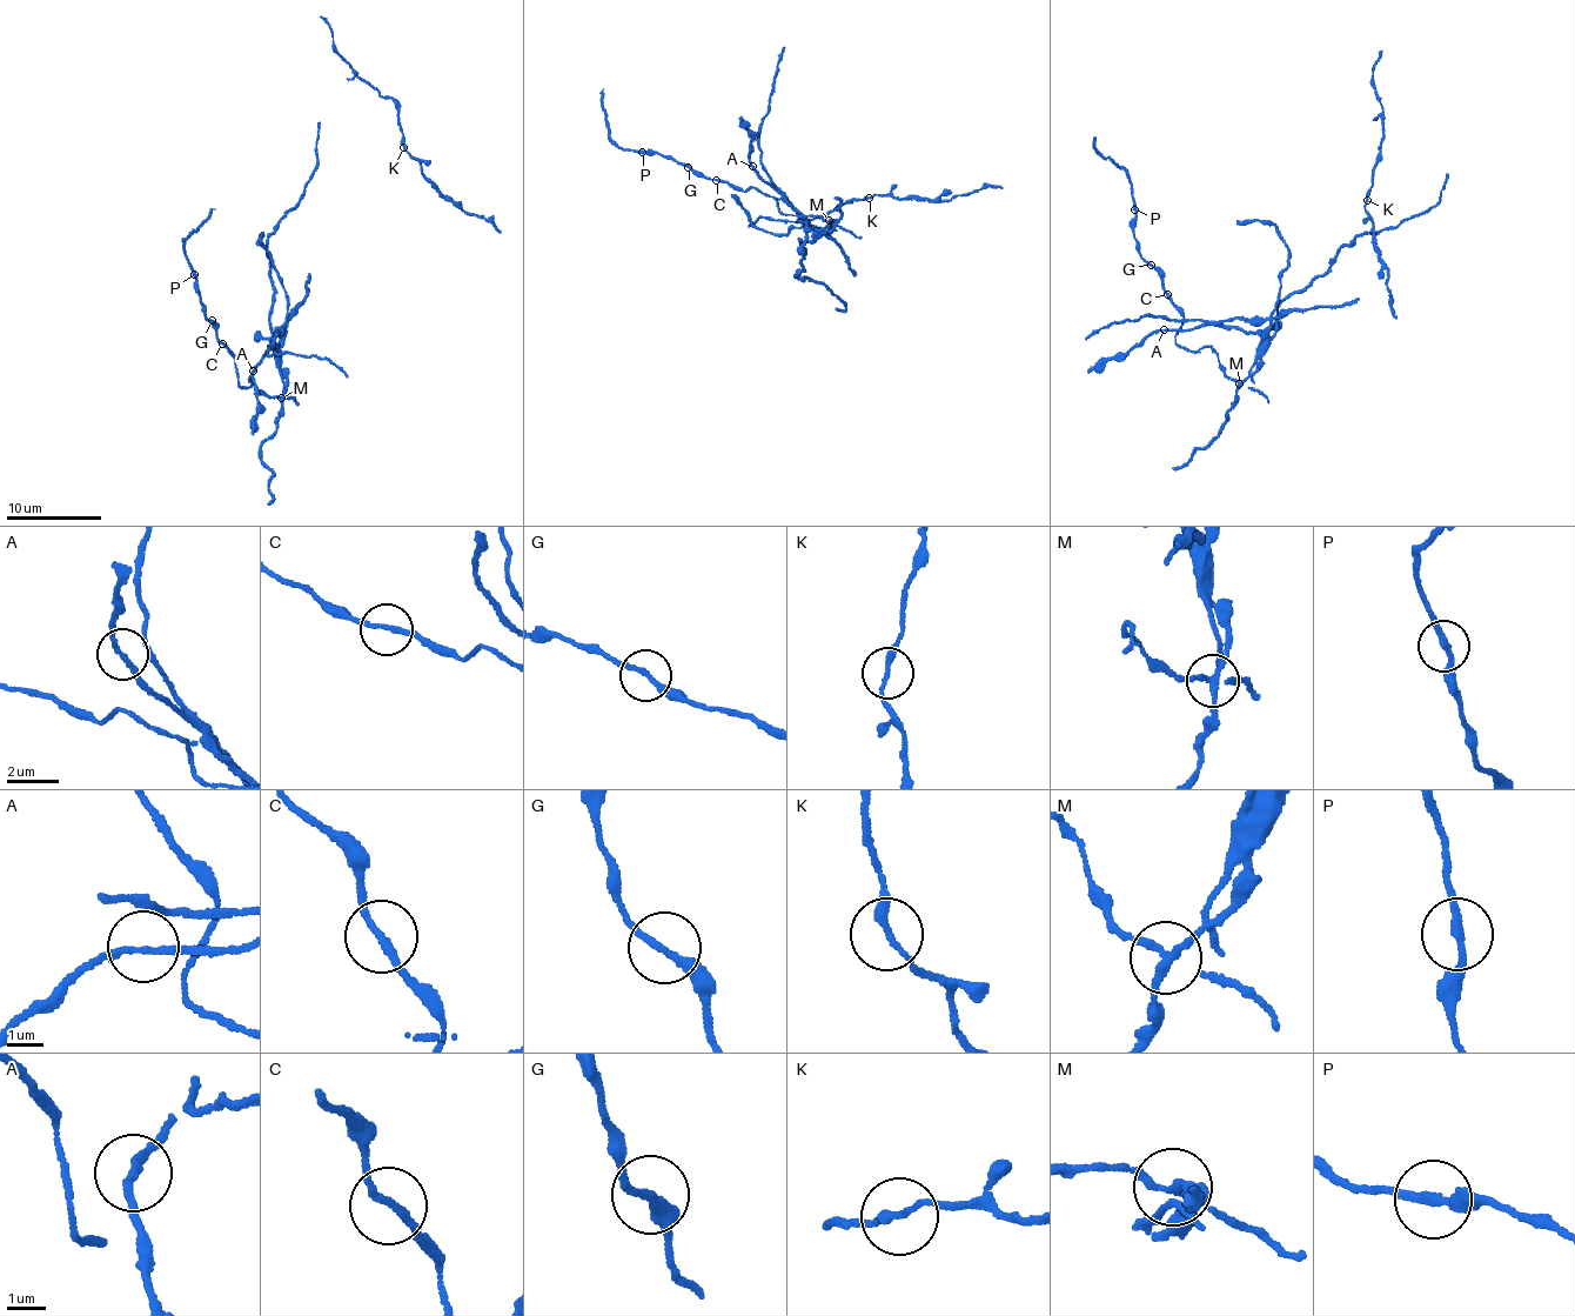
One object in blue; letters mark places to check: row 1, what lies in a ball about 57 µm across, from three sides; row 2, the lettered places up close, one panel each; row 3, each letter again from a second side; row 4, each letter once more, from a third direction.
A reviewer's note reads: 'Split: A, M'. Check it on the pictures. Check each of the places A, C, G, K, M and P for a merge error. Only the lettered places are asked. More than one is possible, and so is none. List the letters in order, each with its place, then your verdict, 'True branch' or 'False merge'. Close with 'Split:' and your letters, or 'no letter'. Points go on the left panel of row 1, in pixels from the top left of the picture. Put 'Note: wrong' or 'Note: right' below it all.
A: Place: (253, 371). False merge
C: Place: (222, 343). True branch
G: Place: (212, 320). True branch
K: Place: (403, 147). True branch
M: Place: (281, 398). False merge
P: Place: (194, 274). True branch
Split: A, M
Note: right

